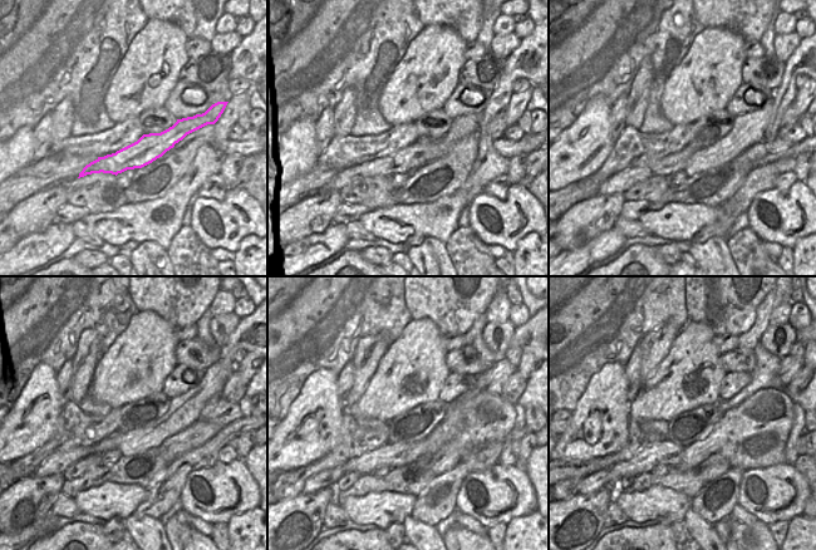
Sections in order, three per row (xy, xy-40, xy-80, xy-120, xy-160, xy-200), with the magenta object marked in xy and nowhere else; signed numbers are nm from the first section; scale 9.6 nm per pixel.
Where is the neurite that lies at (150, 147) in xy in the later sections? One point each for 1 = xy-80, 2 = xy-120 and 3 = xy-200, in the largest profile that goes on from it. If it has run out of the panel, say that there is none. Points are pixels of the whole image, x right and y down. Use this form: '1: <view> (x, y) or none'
1: xy-80 (623, 180)
2: xy-120 (58, 462)
3: xy-200 (595, 481)

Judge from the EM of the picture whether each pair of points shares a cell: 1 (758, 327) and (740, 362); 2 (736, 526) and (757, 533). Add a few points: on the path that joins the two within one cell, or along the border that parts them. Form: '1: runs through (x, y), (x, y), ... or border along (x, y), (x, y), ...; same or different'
1: border along (737, 348), (752, 350); different
2: runs through (741, 531), (752, 533); same

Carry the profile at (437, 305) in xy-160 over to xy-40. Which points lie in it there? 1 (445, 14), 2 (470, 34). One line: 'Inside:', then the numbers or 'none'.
Inside: 1, 2

